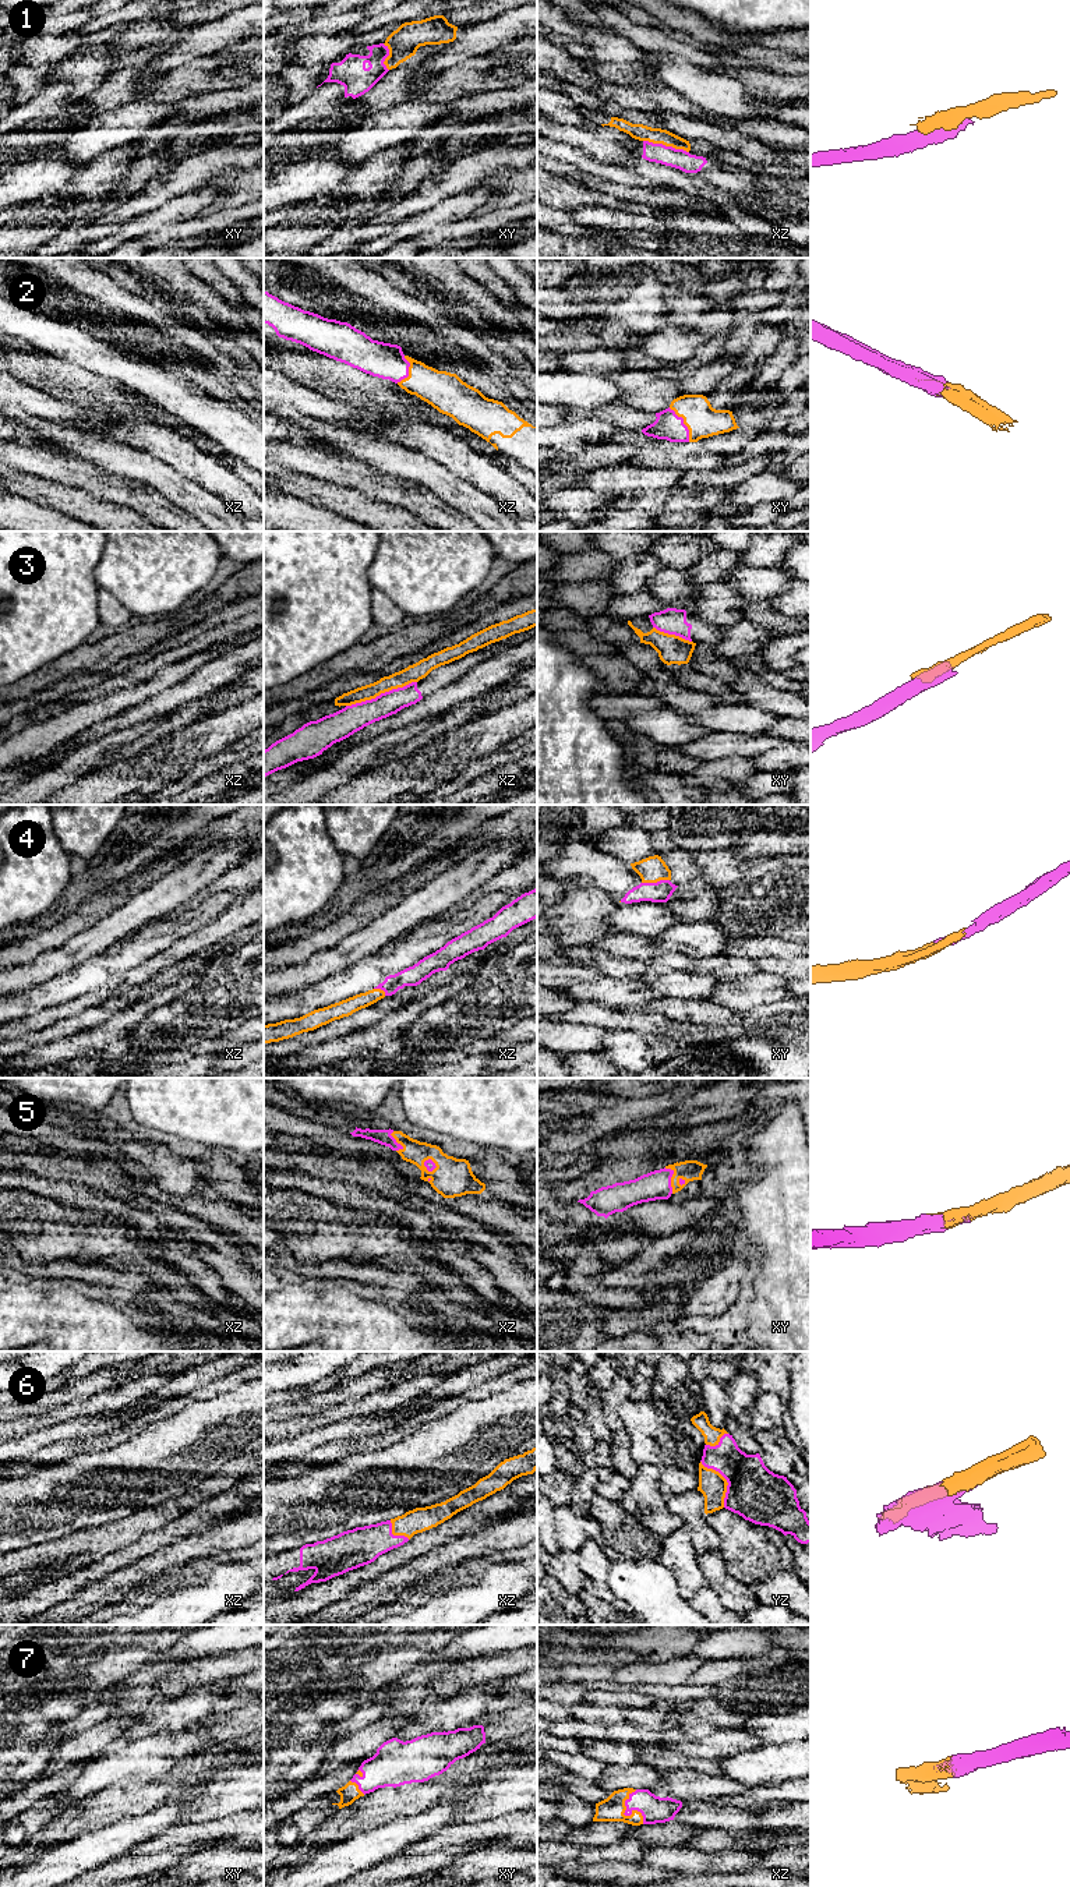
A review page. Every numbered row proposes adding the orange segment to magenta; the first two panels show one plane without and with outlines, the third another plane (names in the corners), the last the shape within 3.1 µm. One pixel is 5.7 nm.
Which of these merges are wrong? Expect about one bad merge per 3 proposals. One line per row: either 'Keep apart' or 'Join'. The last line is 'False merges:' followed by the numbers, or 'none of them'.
1: Keep apart
2: Join
3: Keep apart
4: Join
5: Join
6: Join
7: Join
False merges: 1, 3

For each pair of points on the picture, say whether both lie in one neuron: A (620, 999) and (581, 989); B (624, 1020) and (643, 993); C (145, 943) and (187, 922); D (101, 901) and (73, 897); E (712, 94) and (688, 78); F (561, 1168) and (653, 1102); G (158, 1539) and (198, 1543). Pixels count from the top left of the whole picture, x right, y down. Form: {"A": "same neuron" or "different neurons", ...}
{"A": "same neuron", "B": "different neurons", "C": "same neuron", "D": "different neurons", "E": "same neuron", "F": "different neurons", "G": "different neurons"}

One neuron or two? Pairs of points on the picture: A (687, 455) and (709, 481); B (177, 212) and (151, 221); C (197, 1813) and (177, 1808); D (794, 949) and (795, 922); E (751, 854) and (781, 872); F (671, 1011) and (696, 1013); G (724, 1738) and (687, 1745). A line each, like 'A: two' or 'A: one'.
A: two
B: one
C: two
D: two
E: two
F: one
G: one

